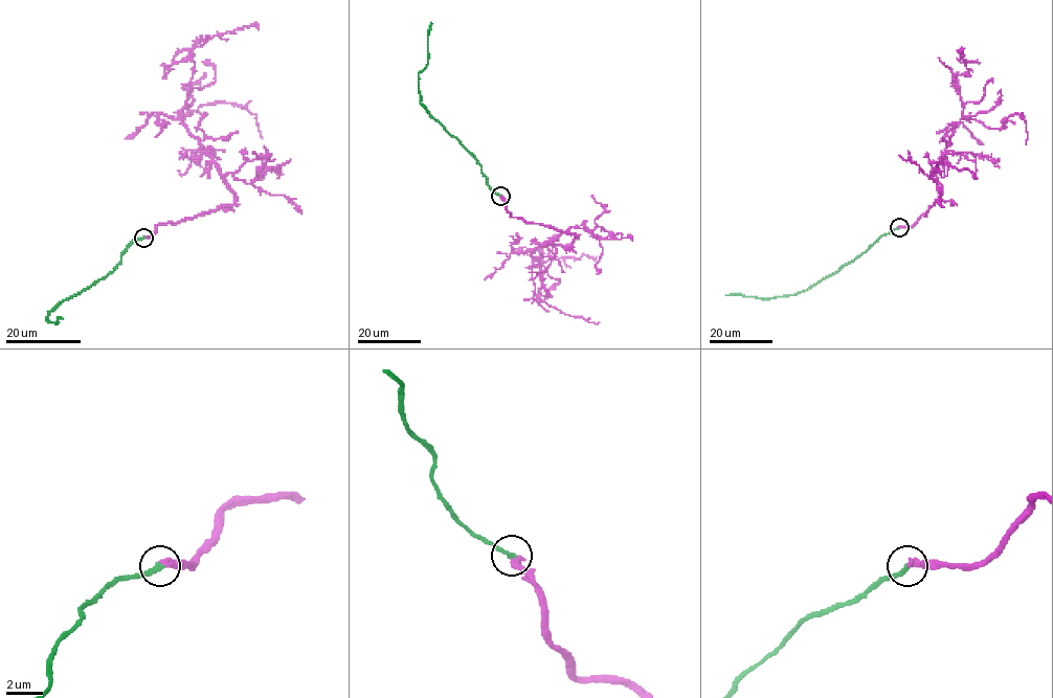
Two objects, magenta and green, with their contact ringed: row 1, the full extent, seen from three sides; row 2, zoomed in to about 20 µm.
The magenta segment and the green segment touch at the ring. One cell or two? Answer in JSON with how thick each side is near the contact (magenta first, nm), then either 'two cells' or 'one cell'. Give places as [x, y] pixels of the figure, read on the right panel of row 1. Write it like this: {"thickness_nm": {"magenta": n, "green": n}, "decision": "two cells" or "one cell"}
{"thickness_nm": {"magenta": 420, "green": 280}, "decision": "one cell"}

